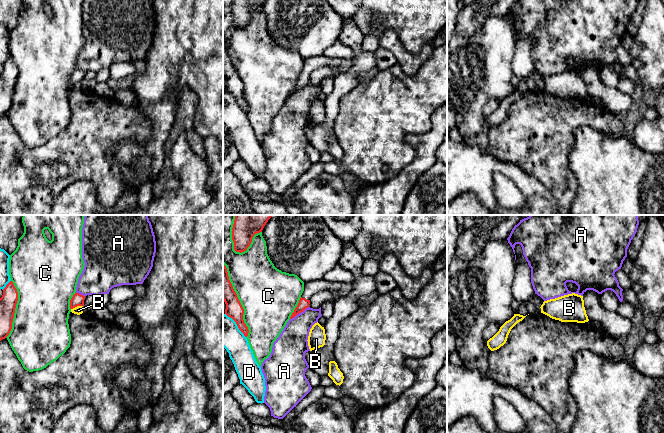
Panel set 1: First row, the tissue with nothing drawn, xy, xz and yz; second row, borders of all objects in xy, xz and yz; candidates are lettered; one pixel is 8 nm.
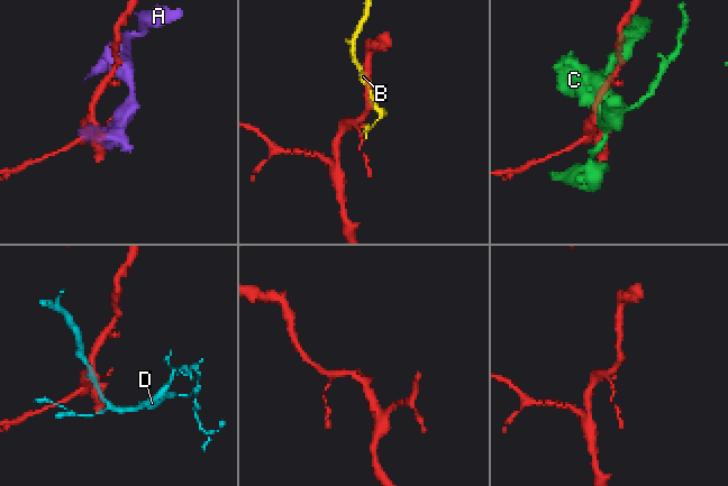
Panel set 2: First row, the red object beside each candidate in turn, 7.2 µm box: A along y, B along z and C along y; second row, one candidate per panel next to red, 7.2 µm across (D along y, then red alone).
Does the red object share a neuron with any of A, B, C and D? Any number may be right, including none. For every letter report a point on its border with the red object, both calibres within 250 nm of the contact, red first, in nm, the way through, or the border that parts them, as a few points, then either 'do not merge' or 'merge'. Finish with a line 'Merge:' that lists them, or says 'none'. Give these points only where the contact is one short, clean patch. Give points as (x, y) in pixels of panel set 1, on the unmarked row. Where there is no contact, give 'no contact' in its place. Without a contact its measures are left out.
A: meets red in xz at (299, 88); 80 nm thick on the red side, 240 nm on the other; border along xz (308, 82), (290, 95); do not merge
B: meets red in xy at (76, 82); 100 nm thick on the red side, 70 nm on the other; border along xy (82, 81), (77, 81), (71, 85); do not merge
C: meets red in xz at (249, 21); 170 nm thick on the red side, 380 nm on the other; do not merge
D: meets red in xz at (237, 101); 140 nm thick on the red side, 240 nm on the other; do not merge
Merge: none

